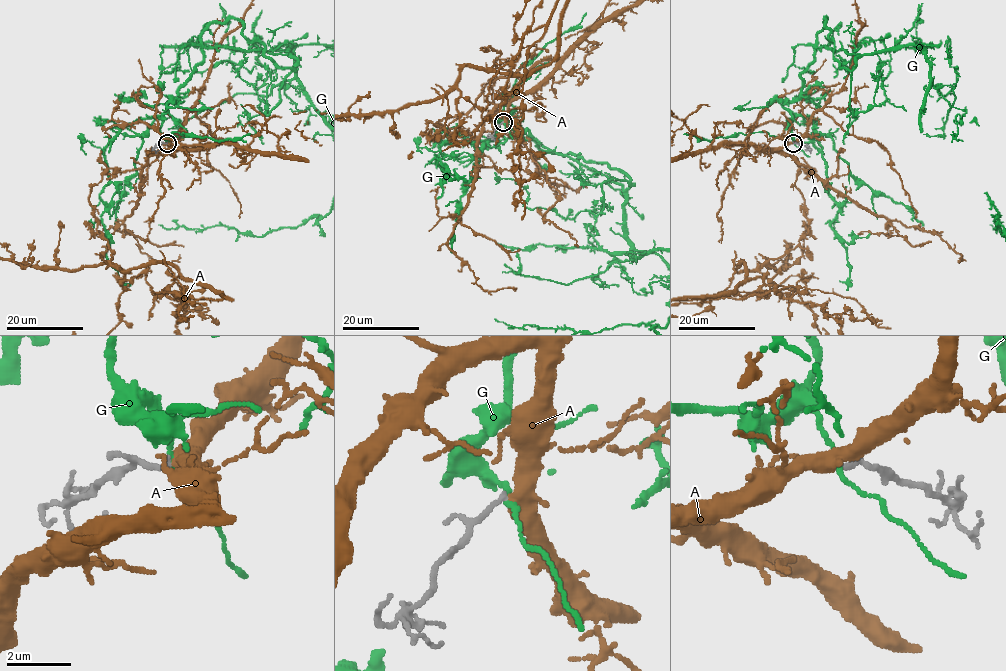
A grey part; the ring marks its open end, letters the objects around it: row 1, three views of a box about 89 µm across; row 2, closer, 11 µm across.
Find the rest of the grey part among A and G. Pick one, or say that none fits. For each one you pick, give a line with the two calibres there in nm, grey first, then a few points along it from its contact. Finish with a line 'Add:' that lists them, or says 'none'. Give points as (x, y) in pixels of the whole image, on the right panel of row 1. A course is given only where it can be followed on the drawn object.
A: 160/400 nm
Add: A

